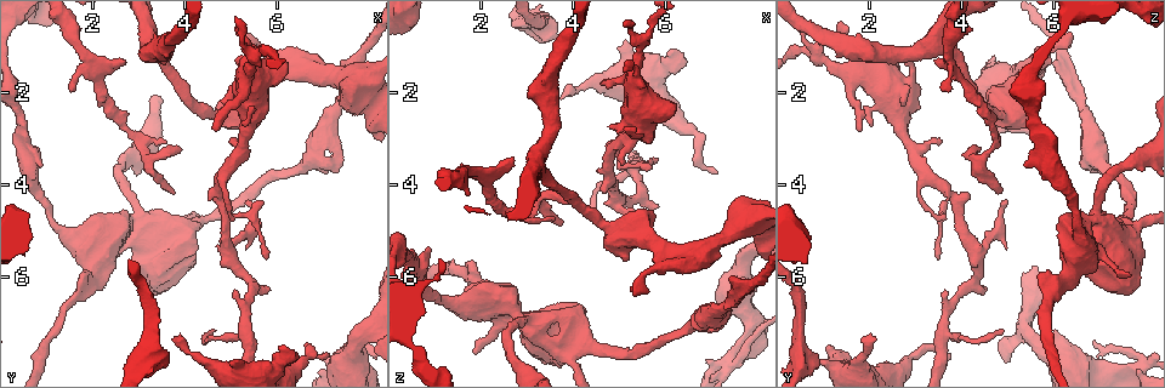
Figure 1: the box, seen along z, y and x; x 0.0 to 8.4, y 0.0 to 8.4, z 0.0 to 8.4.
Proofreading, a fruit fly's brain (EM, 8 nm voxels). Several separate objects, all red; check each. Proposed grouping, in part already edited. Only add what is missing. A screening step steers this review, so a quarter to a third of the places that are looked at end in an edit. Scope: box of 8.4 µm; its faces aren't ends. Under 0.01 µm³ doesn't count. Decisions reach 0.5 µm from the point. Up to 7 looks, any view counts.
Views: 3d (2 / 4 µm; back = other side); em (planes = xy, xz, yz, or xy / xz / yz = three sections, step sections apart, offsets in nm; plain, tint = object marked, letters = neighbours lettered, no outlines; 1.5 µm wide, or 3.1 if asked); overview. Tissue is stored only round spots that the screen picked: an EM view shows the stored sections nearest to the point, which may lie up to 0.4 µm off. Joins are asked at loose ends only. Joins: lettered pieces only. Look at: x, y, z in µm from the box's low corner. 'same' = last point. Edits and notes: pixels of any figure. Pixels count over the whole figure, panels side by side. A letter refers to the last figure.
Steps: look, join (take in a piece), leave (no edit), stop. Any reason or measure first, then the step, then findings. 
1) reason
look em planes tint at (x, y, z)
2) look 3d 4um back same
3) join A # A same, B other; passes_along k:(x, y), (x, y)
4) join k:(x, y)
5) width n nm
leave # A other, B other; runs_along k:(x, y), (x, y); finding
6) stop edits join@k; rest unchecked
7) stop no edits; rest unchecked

end of a long branch
look 3d 2um at (7.15, 7.70, 3.70)

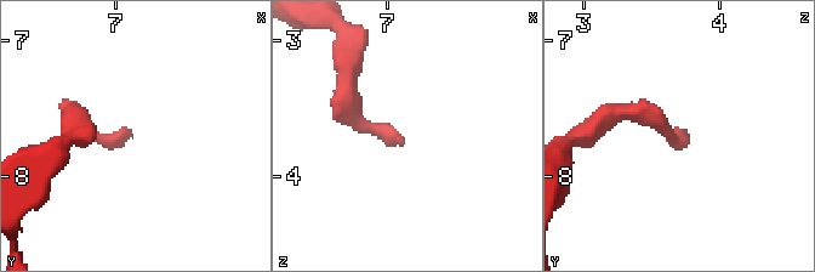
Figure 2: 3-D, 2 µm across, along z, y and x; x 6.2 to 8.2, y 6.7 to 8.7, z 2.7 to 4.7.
now the EM
look em xy step 8 letters at (7.14, 7.64, 3.72)

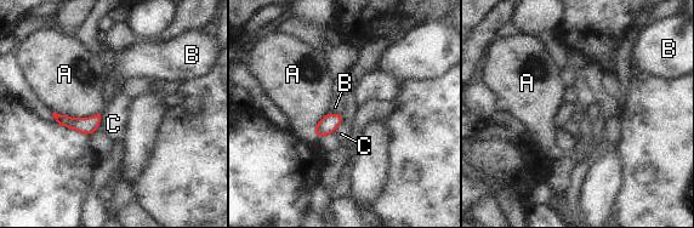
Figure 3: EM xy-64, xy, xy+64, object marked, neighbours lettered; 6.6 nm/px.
leave # A other, B other, C other; border 3:(101, 113), (101, 123), (96, 130); no lettered piece goes on from it

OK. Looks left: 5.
tapers out
look em yz step 4 tint at (4.60, 7.20, 4.95)

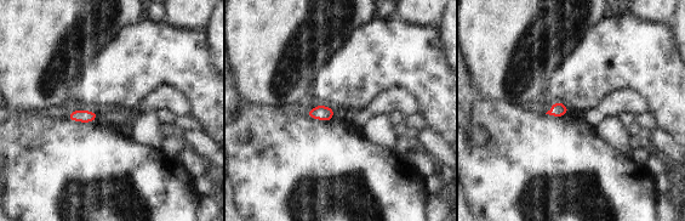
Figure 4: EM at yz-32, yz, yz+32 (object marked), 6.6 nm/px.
cut it another way
look em planes letters same

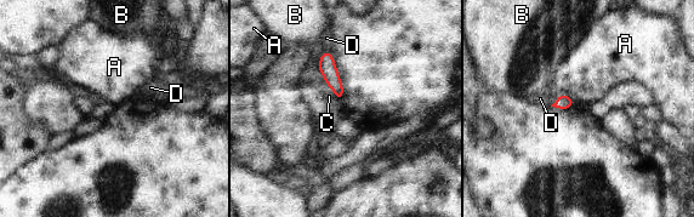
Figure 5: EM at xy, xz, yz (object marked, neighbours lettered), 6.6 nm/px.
leave # A other, B other, C other, D other; border 5:(559, 95), (567, 95), (574, 102); none of them fits

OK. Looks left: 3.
an open end
look 3d 4um at (3.70, 7.35, 2.10)

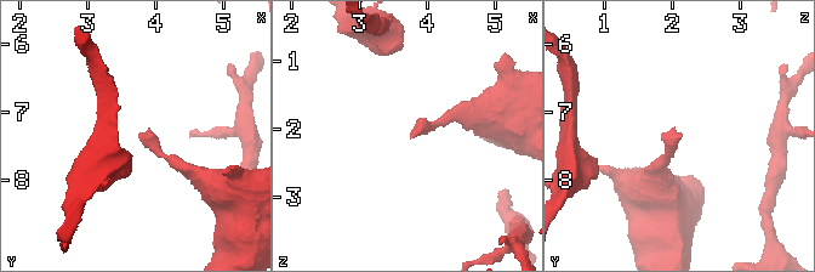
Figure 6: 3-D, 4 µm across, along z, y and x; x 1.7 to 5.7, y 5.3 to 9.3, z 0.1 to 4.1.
shape alone is not enough
look em planes letters at (3.75, 7.40, 2.15)

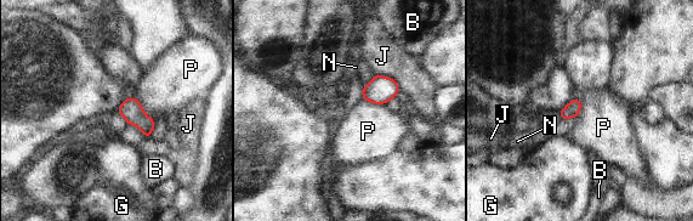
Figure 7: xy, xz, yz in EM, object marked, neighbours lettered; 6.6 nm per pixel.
leave # B other, G other, J other, N other, P other; border 7:(131, 95), (154, 120); no lettered piece goes on from it

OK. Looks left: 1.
stop no edits; rest unchecked

